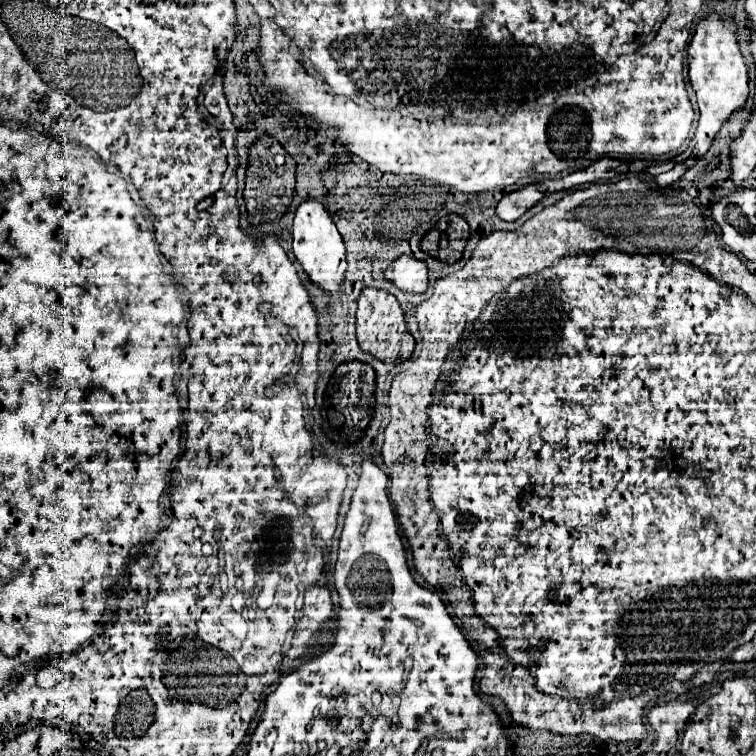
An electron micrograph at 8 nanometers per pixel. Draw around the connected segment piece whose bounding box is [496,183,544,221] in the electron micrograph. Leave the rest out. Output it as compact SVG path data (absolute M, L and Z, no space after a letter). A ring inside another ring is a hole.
M530 183L520 187L518 191L512 191L502 197L502 201L496 207L496 215L504 221L516 221L522 217L532 205L536 205L544 193L538 189L538 183Z

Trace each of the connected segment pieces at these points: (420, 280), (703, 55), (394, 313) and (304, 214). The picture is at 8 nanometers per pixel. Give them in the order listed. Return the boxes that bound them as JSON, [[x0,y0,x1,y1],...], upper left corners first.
[[384,255,428,293],[688,11,748,157],[356,287,414,363],[292,199,346,291]]

